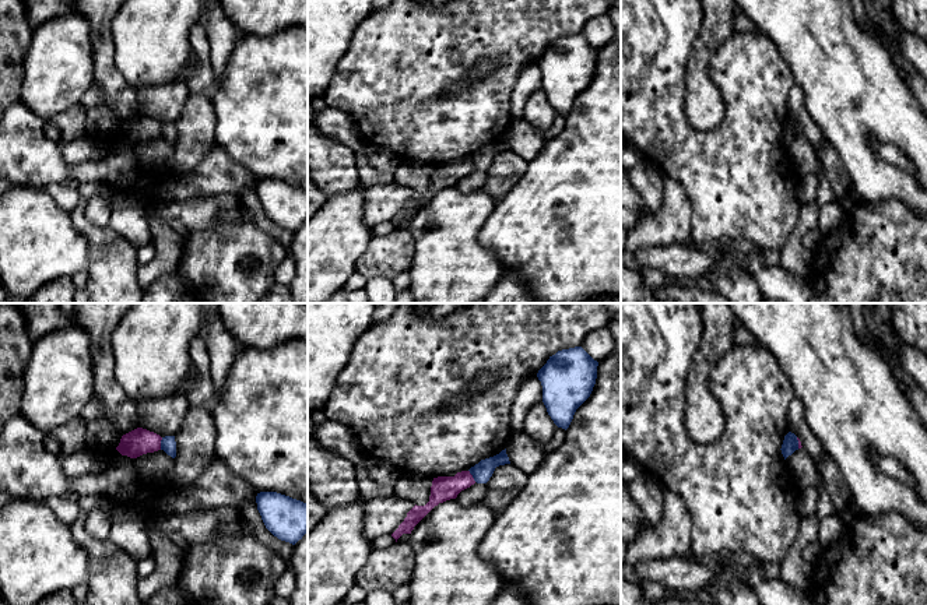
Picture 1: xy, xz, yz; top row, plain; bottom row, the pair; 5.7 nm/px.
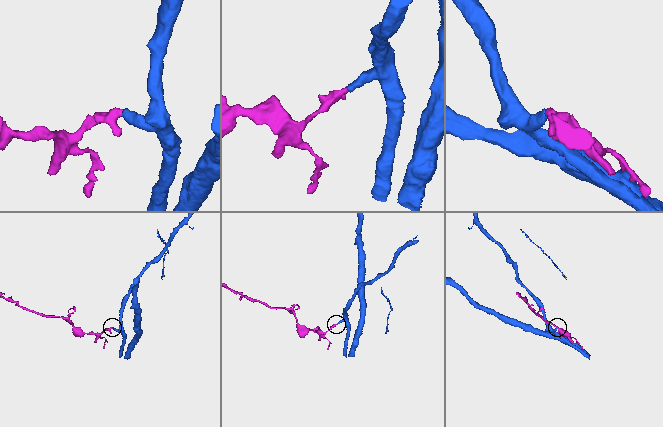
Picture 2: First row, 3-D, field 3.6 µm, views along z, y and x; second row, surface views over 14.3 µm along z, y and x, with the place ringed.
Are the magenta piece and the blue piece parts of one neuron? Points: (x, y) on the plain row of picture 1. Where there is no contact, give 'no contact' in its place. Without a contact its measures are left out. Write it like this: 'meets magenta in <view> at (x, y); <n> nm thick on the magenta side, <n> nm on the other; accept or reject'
meets magenta in xy at (160, 130); 150 nm thick on the magenta side, 90 nm on the other; reject

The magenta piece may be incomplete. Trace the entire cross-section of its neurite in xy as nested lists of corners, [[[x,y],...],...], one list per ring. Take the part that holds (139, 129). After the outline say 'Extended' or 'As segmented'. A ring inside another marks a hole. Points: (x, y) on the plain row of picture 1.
[[[137,115],[122,123],[116,137],[122,143],[137,145],[143,141],[161,137],[161,127],[162,124],[159,122],[143,115]]]. As segmented

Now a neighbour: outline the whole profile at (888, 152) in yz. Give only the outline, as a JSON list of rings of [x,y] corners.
[[[872,141],[871,148],[878,159],[889,165],[895,165],[907,173],[914,173],[913,163],[893,144],[881,144],[878,141]]]

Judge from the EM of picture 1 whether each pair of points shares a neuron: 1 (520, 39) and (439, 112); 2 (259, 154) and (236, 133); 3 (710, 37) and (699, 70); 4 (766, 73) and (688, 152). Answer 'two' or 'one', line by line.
1: one
2: one
3: one
4: one

